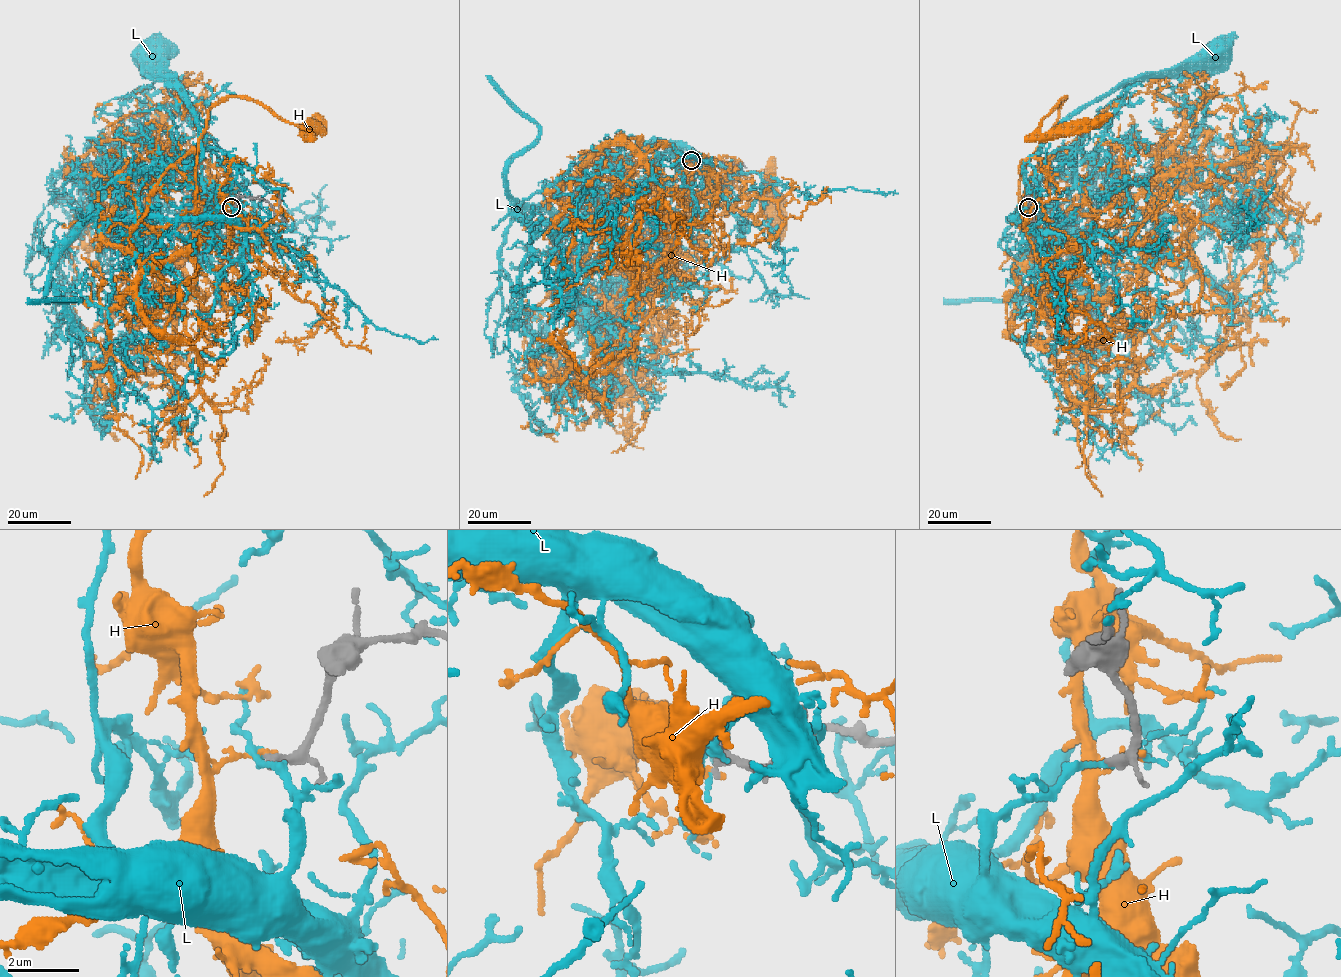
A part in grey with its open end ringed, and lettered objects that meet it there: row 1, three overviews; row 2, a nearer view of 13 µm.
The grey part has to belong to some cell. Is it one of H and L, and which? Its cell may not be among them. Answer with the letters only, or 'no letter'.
no letter

